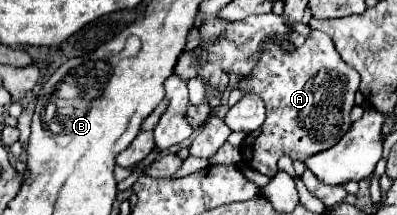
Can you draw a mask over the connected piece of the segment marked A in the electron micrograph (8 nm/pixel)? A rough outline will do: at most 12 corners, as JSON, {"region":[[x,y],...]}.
{"region":[[329,35],[265,43],[239,89],[267,107],[241,143],[273,177],[351,127],[357,71]]}

